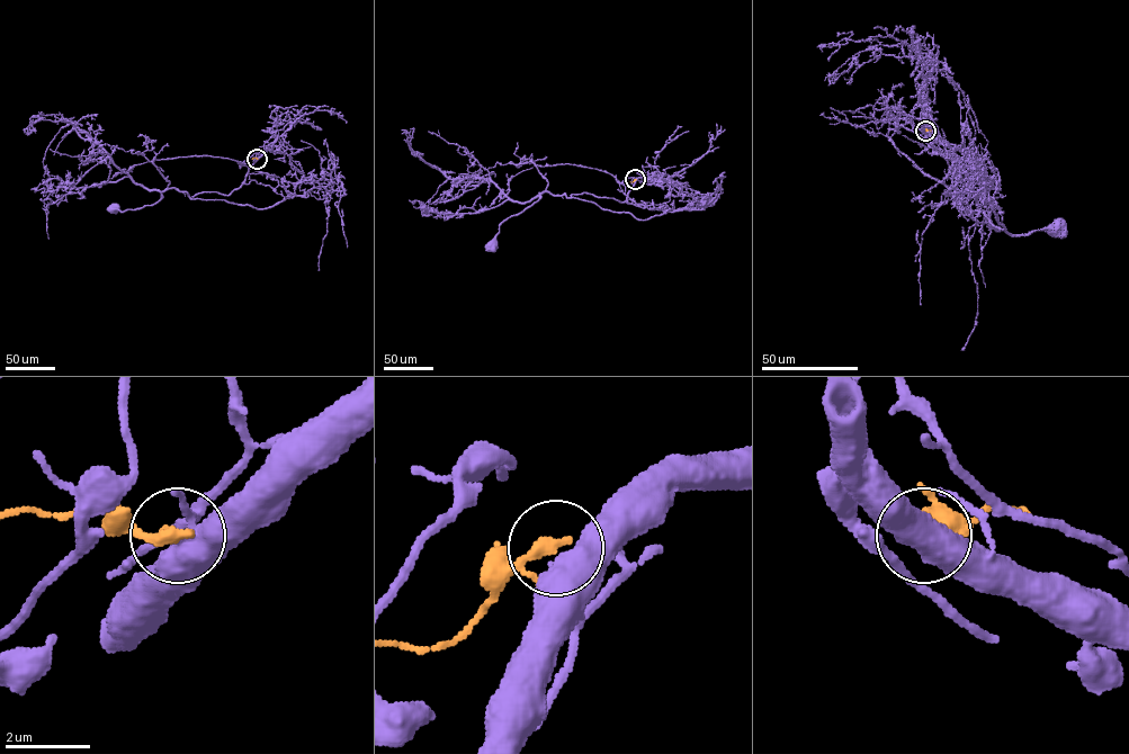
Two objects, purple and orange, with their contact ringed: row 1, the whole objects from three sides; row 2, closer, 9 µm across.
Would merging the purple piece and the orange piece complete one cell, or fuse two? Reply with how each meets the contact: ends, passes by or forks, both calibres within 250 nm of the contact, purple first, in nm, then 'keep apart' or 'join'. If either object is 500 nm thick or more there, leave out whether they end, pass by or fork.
700/220 nm | join

